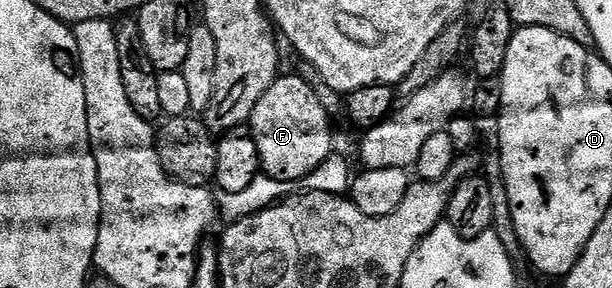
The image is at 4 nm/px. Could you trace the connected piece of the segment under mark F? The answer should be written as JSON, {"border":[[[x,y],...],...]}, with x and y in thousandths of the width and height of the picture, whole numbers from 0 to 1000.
{"border":[[[456,260],[444,299],[418,354],[418,382],[408,403],[405,441],[415,458],[418,479],[418,521],[425,521],[425,563],[428,566],[428,597],[444,615],[448,625],[462,625],[464,632],[492,632],[493,622],[511,615],[513,594],[534,556],[542,535],[539,514],[546,486],[539,476],[539,431],[542,410],[523,368],[523,340],[516,340],[516,313],[502,278],[493,274],[492,260],[467,264]]]}

